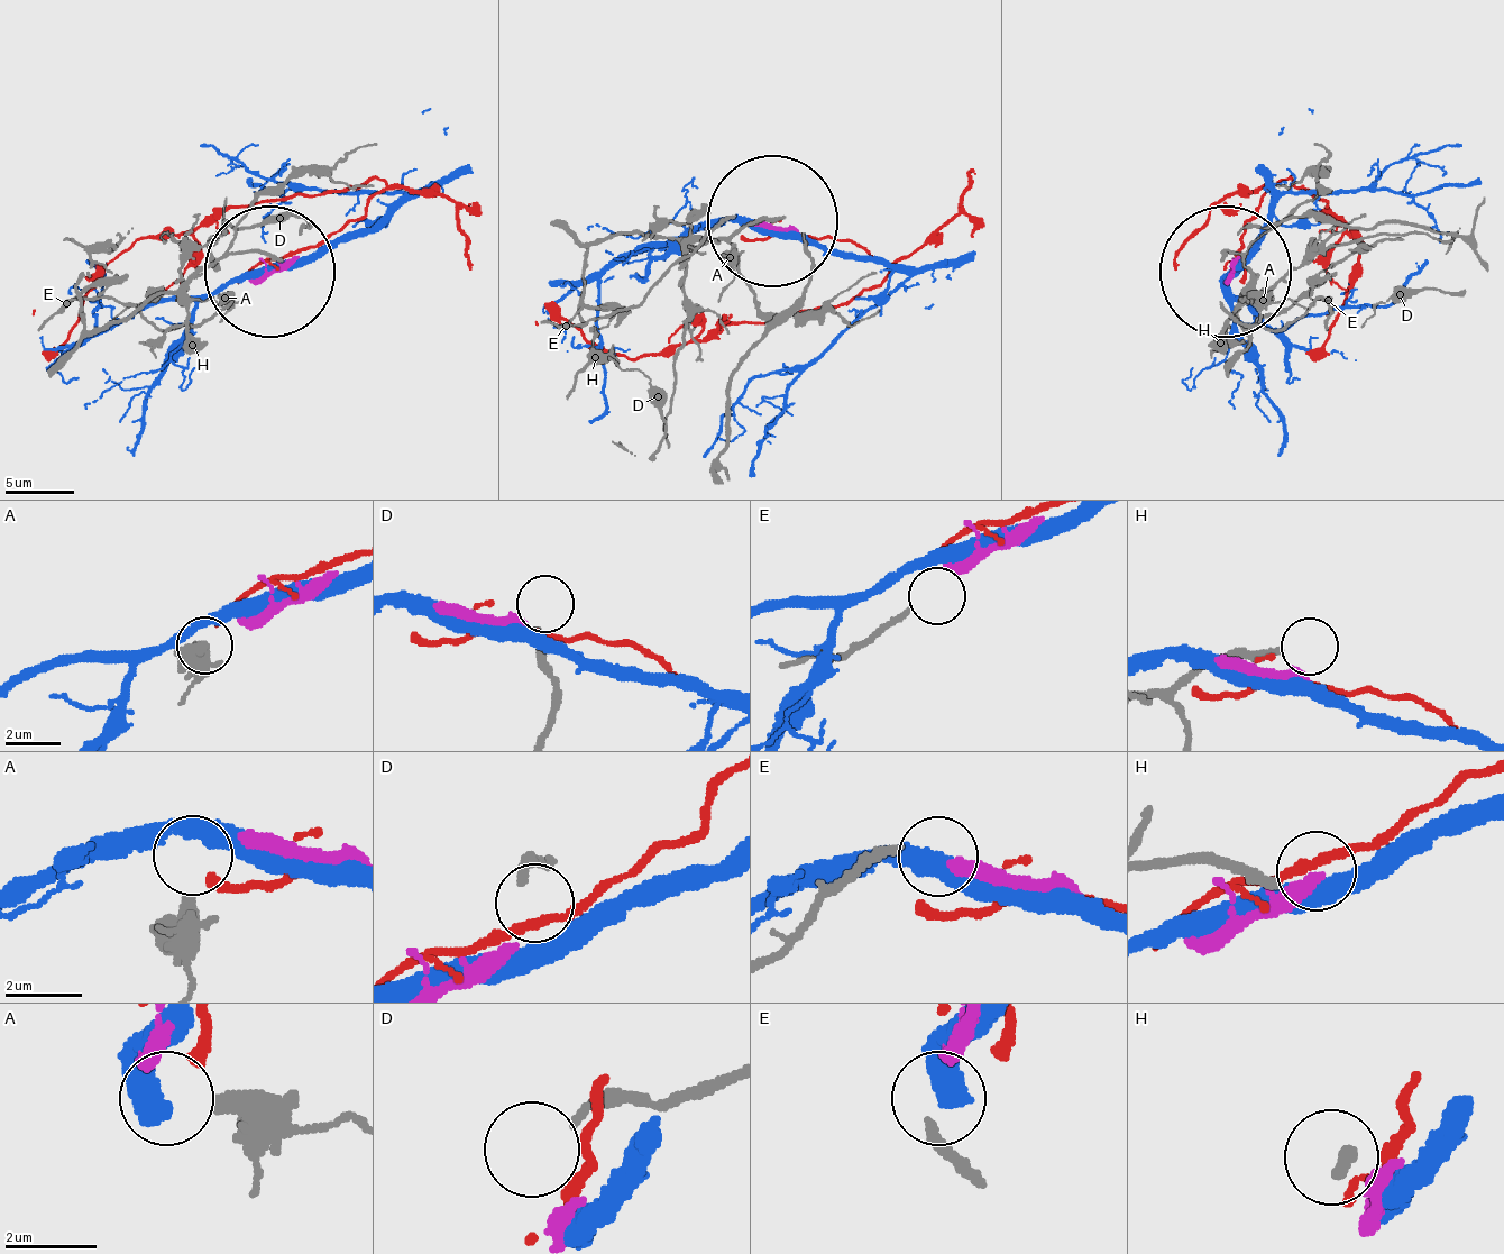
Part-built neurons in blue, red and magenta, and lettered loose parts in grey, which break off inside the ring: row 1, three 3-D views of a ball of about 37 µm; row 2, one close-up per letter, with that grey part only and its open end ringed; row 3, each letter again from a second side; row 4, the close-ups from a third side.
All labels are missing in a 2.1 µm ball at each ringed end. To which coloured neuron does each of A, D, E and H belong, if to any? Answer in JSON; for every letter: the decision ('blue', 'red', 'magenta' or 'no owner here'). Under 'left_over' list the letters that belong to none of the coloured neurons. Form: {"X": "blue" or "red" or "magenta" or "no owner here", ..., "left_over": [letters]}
{"A": "blue", "D": "no owner here", "E": "magenta", "H": "no owner here", "left_over": ["D", "H"]}

